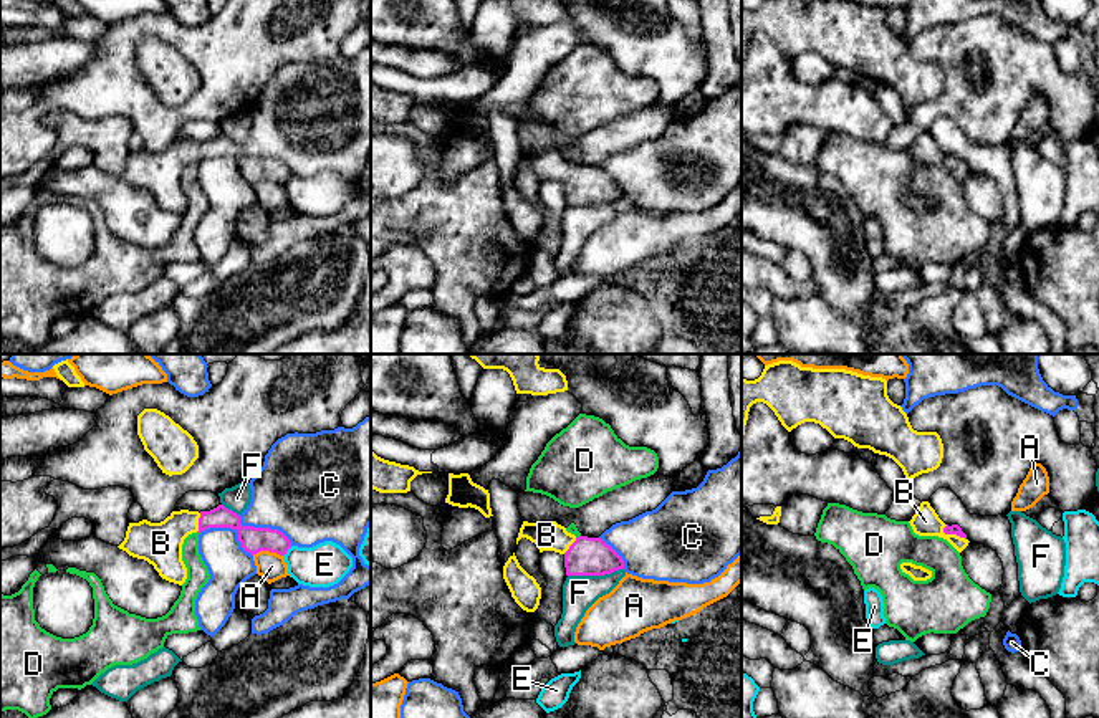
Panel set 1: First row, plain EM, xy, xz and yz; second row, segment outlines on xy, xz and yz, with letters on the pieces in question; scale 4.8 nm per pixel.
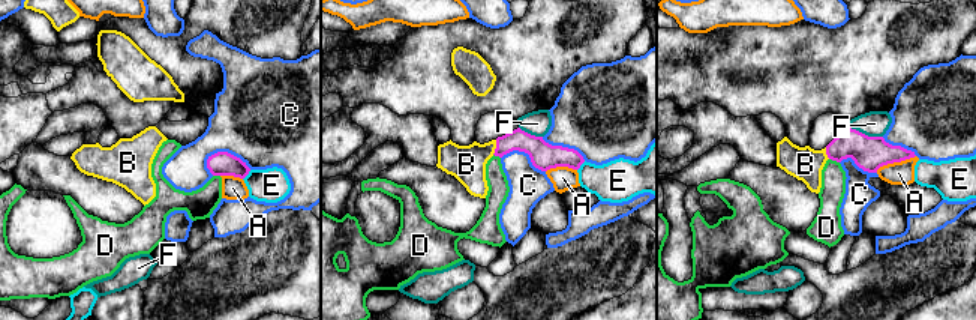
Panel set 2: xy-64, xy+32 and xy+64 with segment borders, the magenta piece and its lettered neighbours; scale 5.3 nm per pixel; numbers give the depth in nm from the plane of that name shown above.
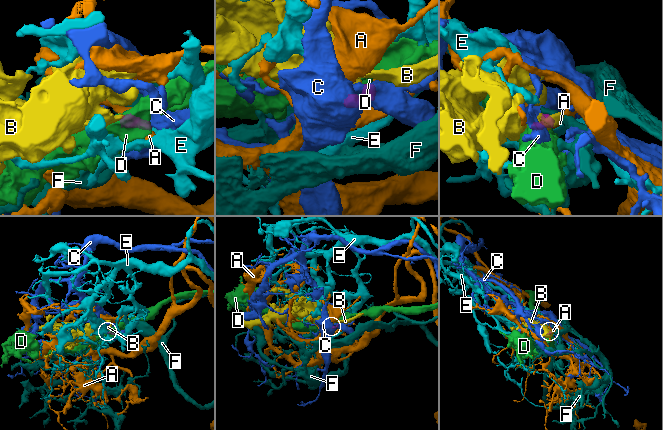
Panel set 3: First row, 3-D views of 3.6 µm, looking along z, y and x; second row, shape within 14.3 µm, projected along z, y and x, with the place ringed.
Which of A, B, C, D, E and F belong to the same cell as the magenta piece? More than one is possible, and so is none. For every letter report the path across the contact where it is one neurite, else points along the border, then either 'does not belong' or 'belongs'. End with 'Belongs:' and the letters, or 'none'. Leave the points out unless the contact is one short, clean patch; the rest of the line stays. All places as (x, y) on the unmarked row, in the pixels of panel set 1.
A: border along xy (252, 184), (275, 181), (283, 186); does not belong
B: runs through yz (949, 159), (954, 162), (945, 162), (926, 151); belongs
C: does not belong
D: does not belong
E: border along xy (292, 176), (283, 184); does not belong
F: border along xz (623, 197), (603, 204), (568, 205); does not belong
Belongs: B

